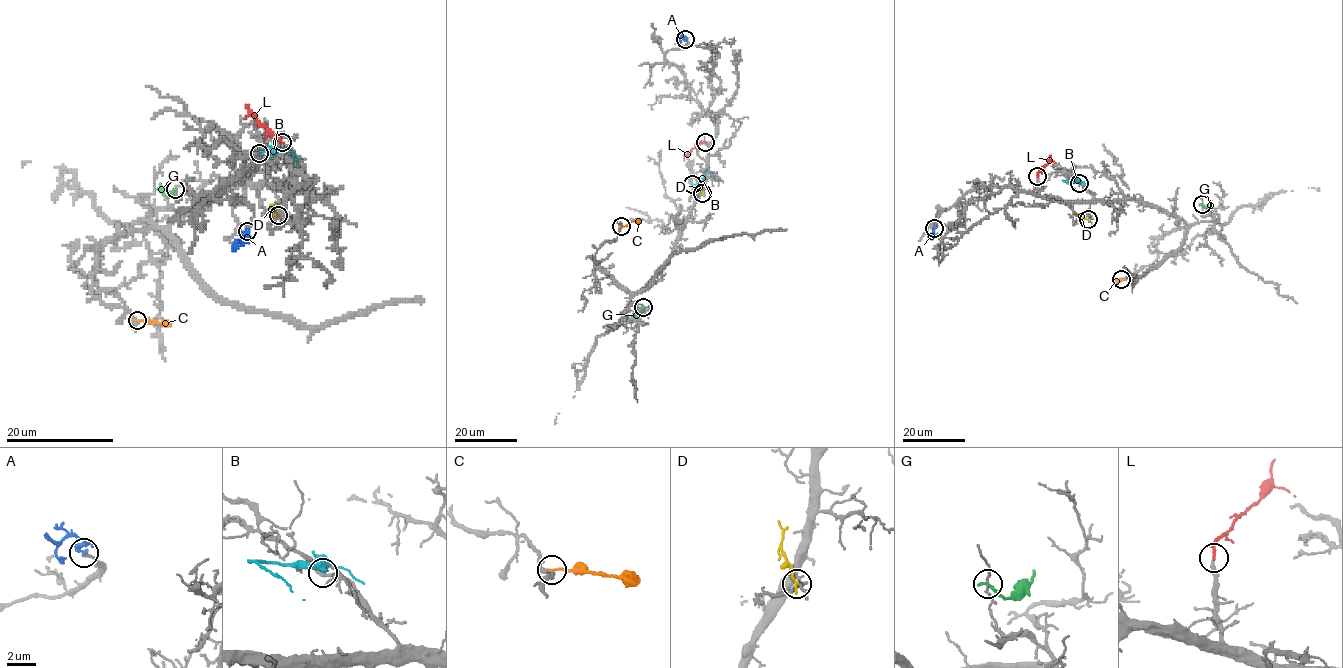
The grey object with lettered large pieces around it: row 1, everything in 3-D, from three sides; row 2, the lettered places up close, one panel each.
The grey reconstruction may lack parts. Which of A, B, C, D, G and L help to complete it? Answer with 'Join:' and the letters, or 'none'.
Join: A

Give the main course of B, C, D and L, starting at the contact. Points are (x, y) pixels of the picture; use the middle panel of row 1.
B: (691, 184), (698, 184), (709, 170), (713, 180)
C: (621, 226), (640, 220)
D: (702, 193), (698, 179)
L: (705, 142), (687, 154), (684, 160)

